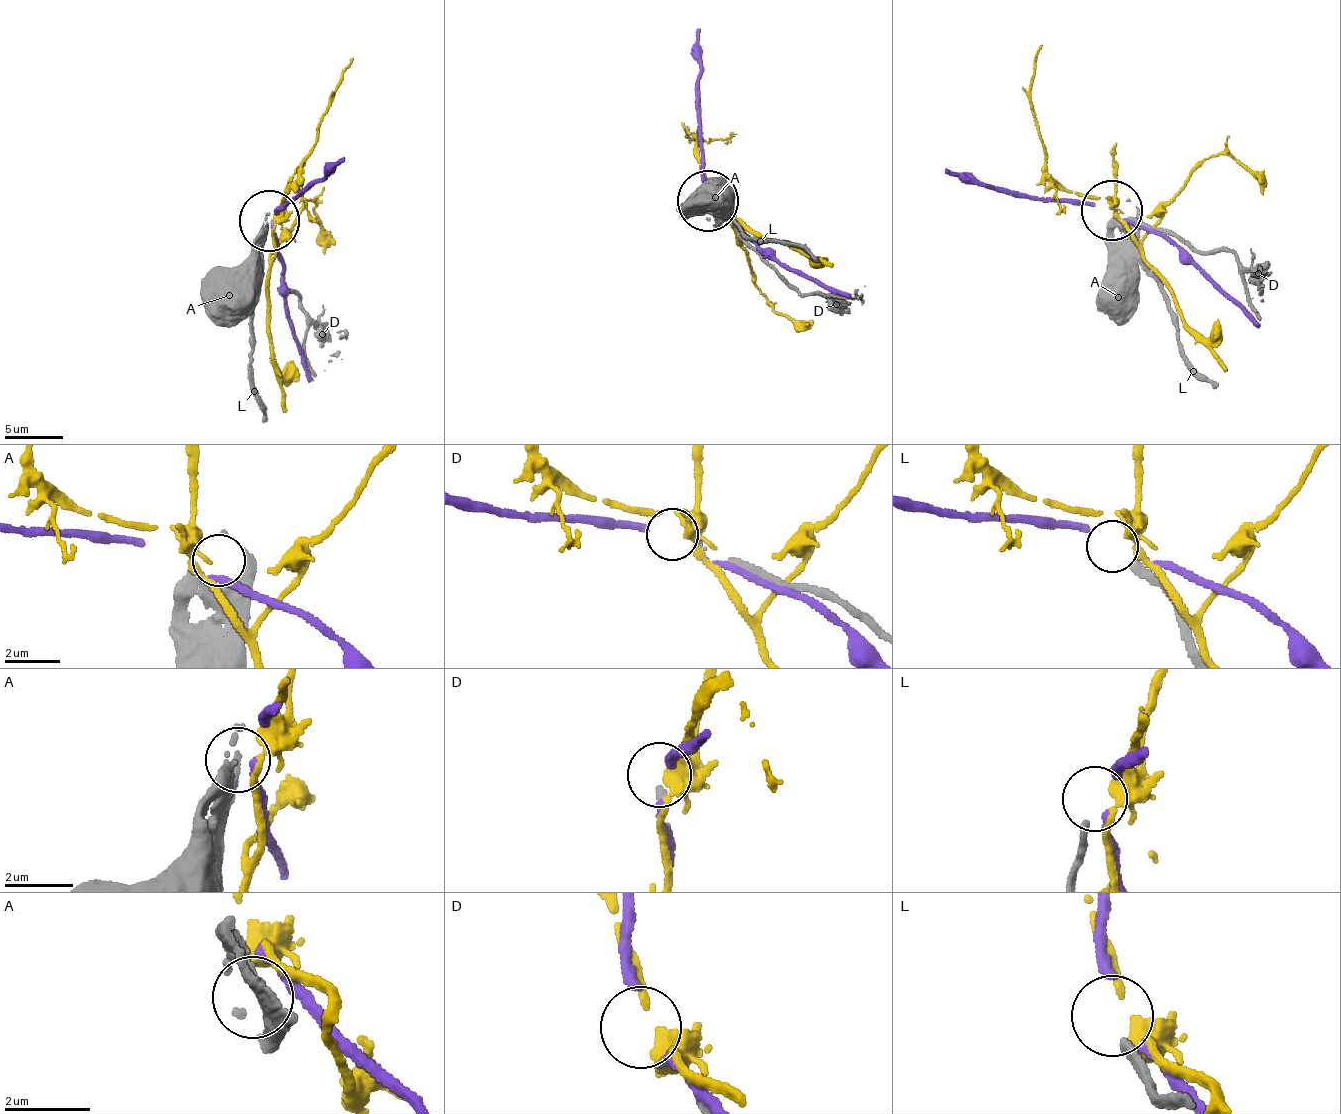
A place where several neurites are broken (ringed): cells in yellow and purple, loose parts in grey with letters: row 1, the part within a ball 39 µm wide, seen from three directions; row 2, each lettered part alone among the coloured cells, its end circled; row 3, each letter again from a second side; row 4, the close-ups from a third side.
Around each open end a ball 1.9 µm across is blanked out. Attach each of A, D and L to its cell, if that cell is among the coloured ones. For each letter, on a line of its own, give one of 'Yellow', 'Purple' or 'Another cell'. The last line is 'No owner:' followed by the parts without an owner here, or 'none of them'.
A: Another cell
D: Another cell
L: Another cell
No owner: A, D, L

